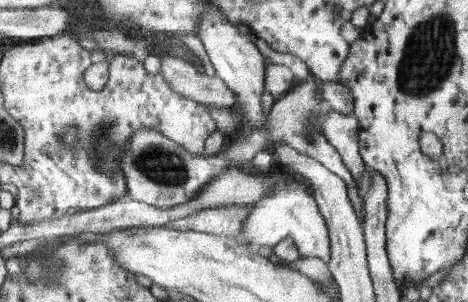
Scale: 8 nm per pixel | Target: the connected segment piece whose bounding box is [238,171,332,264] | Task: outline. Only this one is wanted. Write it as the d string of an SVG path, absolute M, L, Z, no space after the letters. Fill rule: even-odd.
M253 171L251 174L260 174L260 176L265 176L265 177L275 177L275 176L277 176L277 179L279 179L279 182L277 182L277 186L275 186L275 188L268 195L265 195L259 202L253 203L253 204L255 204L255 208L253 208L253 210L251 210L251 214L249 214L249 218L247 218L247 220L245 220L245 222L243 223L242 231L240 232L240 234L238 236L239 239L242 242L245 242L247 245L250 245L250 246L252 246L254 248L256 248L257 246L269 246L271 249L274 249L284 238L292 238L293 242L297 245L297 248L299 249L299 252L300 252L300 254L302 256L314 256L314 257L320 258L322 261L324 261L327 264L329 262L331 262L331 259L332 259L332 248L331 248L331 239L330 239L330 228L327 226L326 219L322 216L322 212L320 211L319 206L318 206L318 200L314 197L309 184L307 182L305 182L305 181L302 181L300 178L297 178L297 177L291 175L289 172L286 172L286 171L281 171L278 174L273 174L273 173L271 174L271 172L265 173L265 174L261 174L261 173Z

